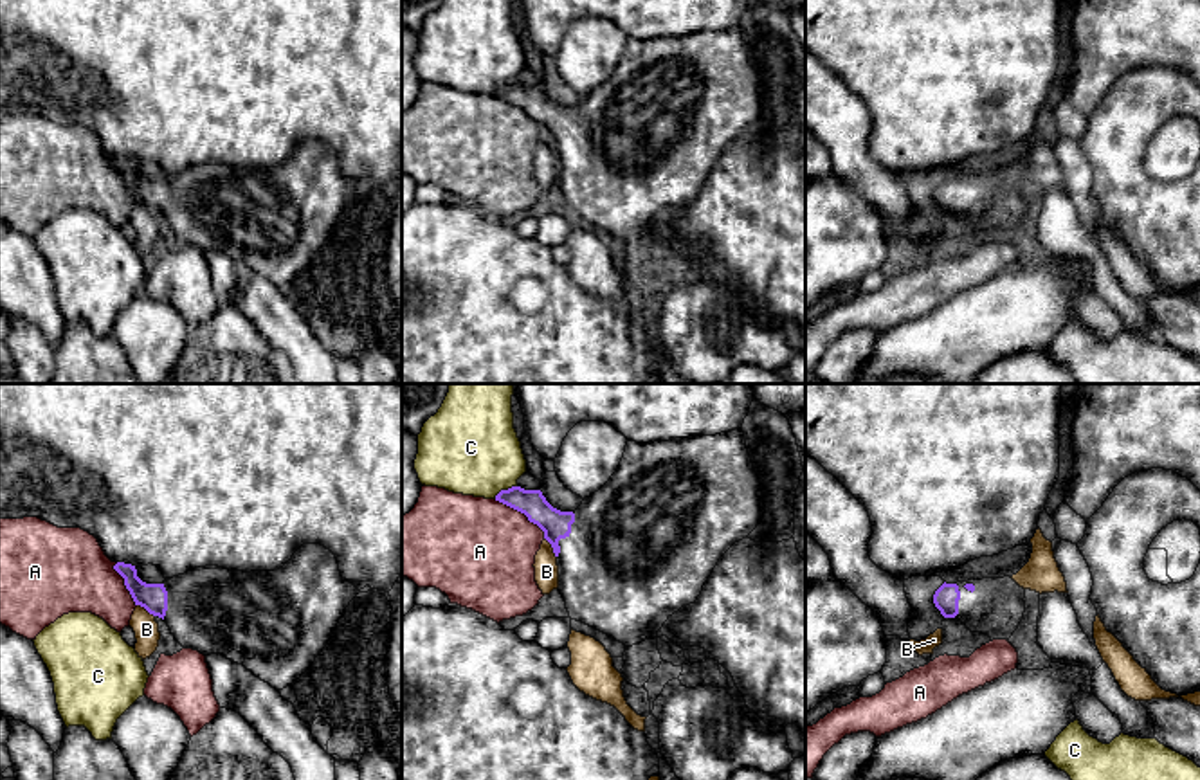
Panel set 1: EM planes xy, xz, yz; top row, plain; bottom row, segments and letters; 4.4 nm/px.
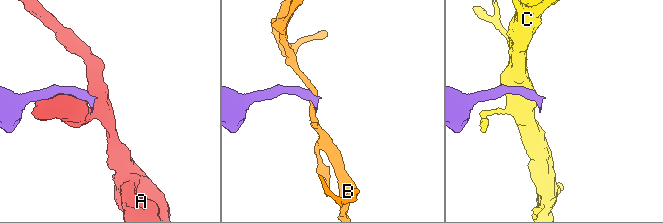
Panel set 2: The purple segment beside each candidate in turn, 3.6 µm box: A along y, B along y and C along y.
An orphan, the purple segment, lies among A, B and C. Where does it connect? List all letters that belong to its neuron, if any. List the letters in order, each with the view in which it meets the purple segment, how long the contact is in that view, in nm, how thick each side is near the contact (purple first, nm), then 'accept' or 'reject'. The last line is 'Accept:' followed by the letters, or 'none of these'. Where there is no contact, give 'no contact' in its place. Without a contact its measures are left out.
A: xz | 280 nm | 130/480 nm | reject
B: xz | 110 nm | 130/110 nm | reject
C: xz | 120 nm | 120/420 nm | reject
Accept: none of these

